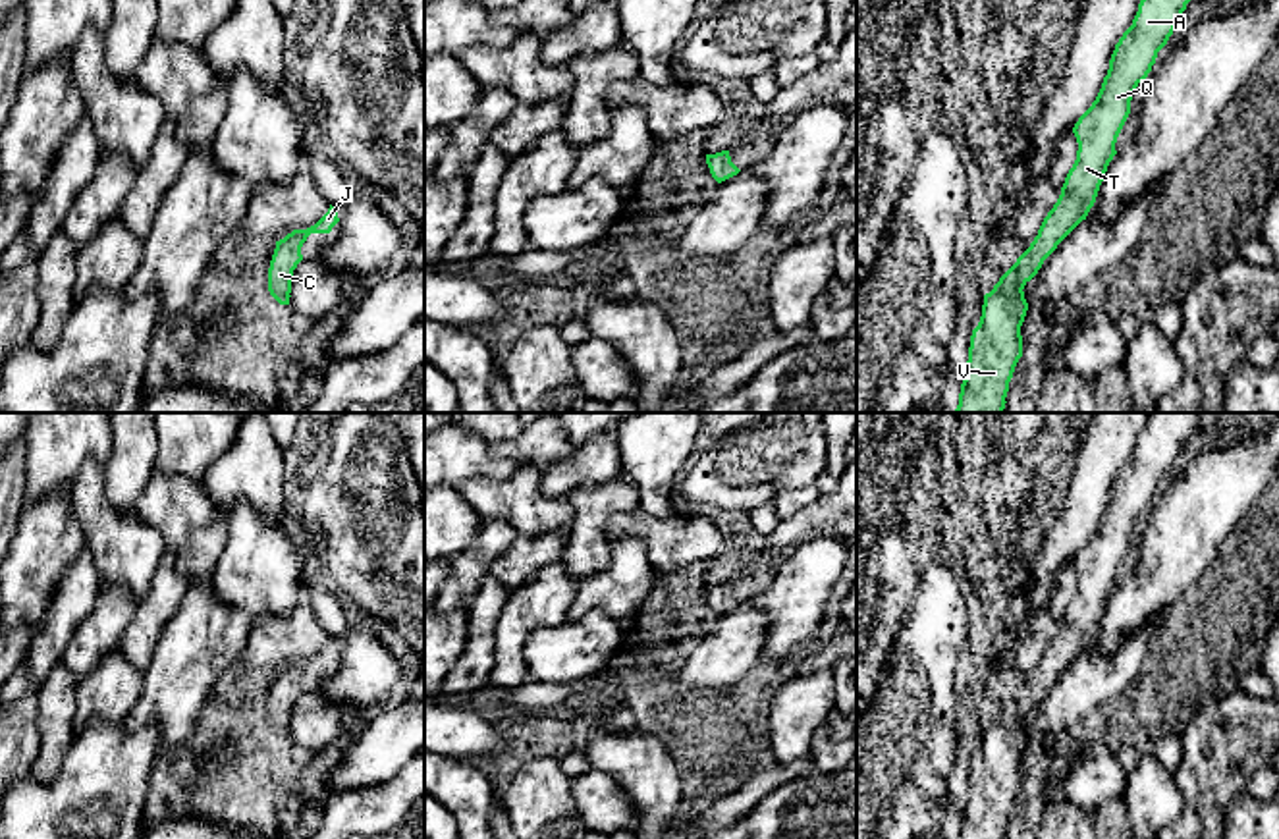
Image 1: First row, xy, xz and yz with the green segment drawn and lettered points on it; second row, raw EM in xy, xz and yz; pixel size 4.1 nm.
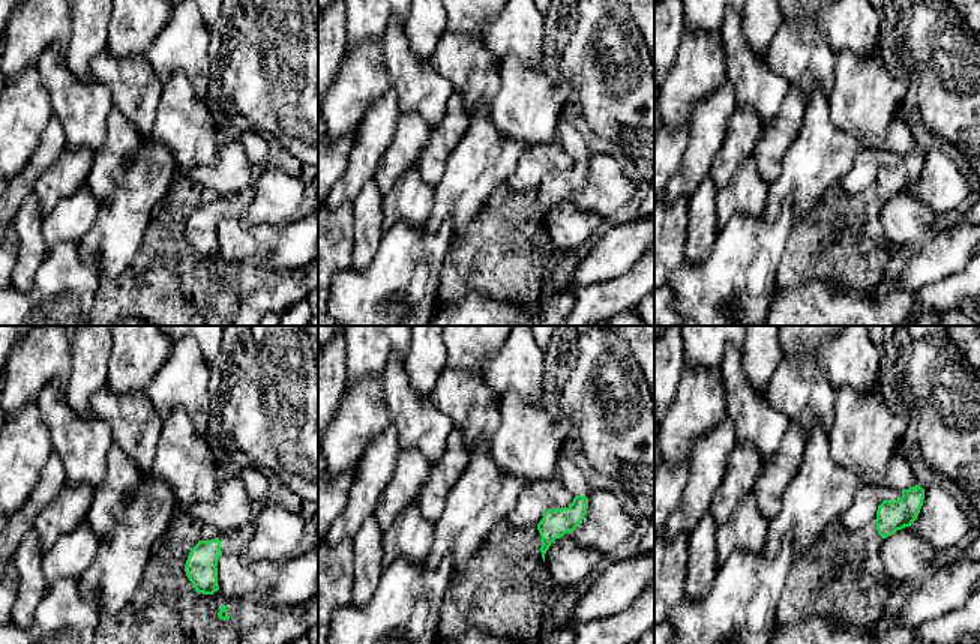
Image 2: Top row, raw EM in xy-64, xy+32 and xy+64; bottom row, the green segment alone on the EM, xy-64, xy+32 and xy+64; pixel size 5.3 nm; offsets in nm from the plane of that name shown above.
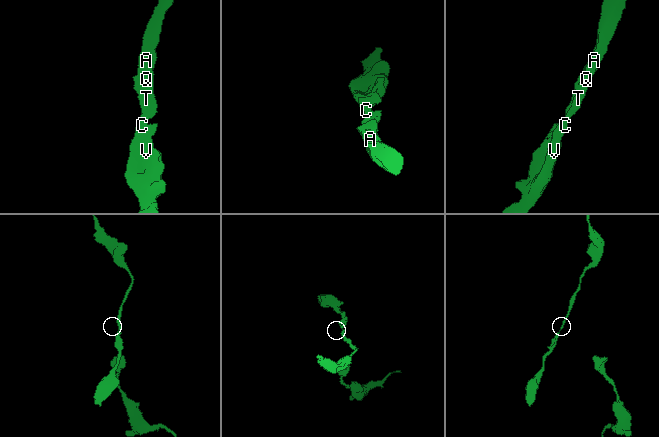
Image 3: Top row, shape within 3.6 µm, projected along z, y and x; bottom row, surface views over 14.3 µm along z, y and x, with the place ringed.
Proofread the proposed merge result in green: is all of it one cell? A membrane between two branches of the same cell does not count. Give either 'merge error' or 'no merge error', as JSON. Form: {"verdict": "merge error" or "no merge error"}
{"verdict": "no merge error"}

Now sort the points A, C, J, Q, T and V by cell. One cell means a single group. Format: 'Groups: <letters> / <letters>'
Groups: A C J Q T V

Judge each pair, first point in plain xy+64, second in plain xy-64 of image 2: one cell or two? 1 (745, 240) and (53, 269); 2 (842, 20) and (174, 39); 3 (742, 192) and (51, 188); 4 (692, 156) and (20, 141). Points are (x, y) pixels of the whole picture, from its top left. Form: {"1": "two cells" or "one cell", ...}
{"1": "one cell", "2": "one cell", "3": "two cells", "4": "two cells"}

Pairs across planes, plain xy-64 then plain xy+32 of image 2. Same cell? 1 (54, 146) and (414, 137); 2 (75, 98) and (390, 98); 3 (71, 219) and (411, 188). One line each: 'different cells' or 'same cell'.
1: different cells
2: different cells
3: same cell

